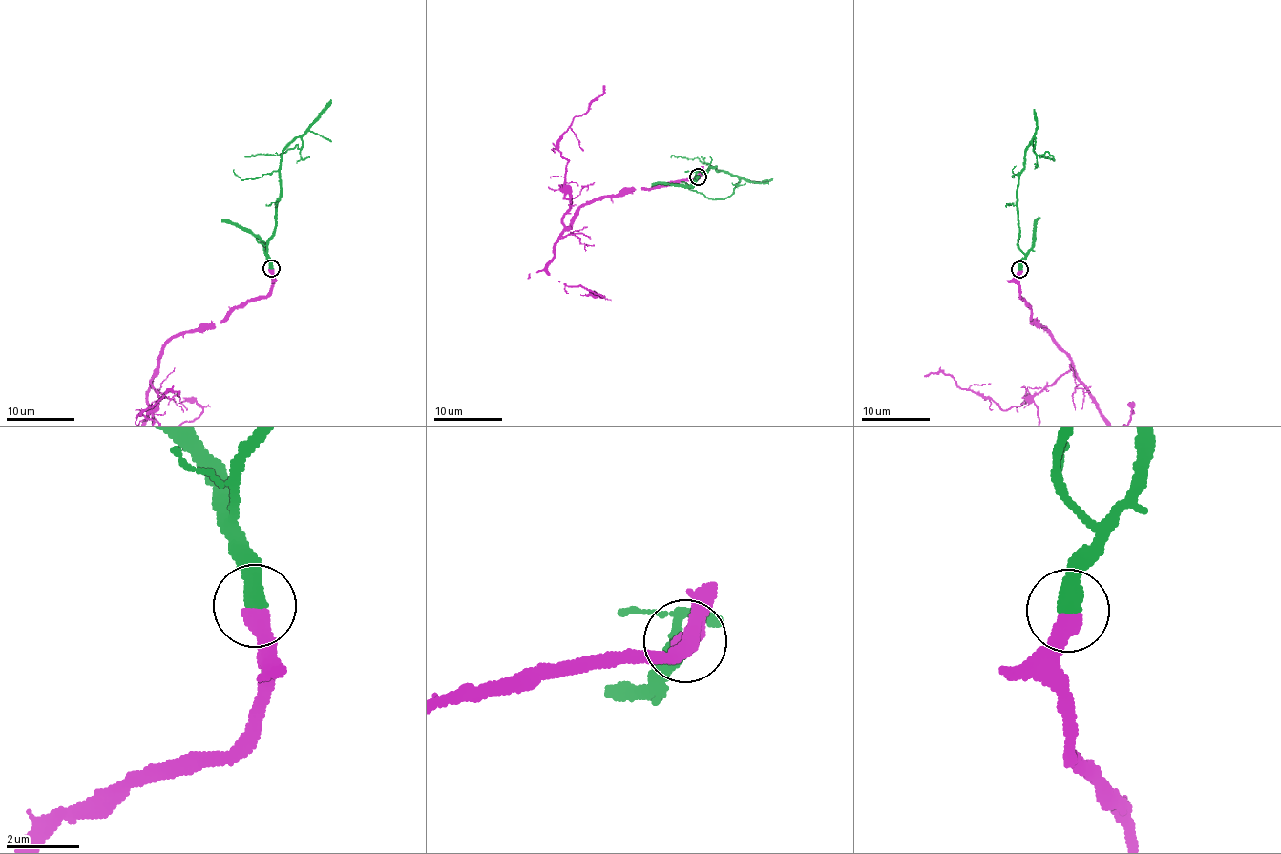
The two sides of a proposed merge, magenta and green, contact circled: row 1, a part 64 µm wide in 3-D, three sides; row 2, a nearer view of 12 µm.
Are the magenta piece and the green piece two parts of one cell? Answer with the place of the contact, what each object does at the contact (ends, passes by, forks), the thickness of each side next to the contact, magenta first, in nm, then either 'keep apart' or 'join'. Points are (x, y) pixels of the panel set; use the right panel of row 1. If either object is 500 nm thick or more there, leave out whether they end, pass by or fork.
at (1019, 269); 500 nm thick on the magenta side, 480 nm on the other; join

